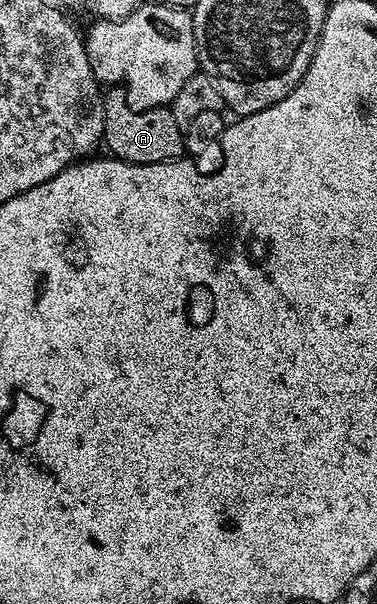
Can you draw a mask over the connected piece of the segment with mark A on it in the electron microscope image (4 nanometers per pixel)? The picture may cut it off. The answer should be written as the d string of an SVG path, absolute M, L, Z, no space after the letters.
M113 87L104 94L105 136L103 145L119 161L132 165L150 165L164 161L176 161L186 152L183 130L175 123L172 108L135 111L129 105L129 98L120 88Z

